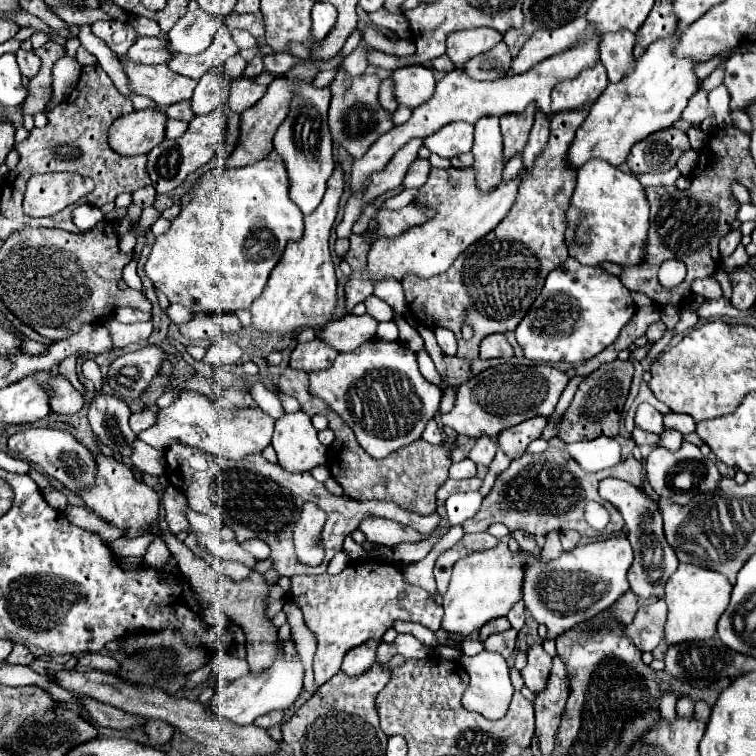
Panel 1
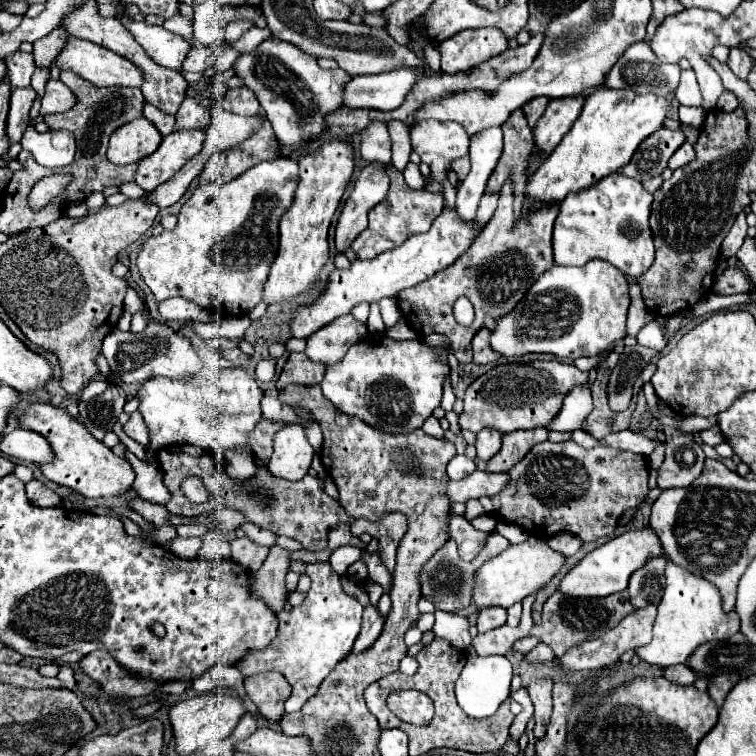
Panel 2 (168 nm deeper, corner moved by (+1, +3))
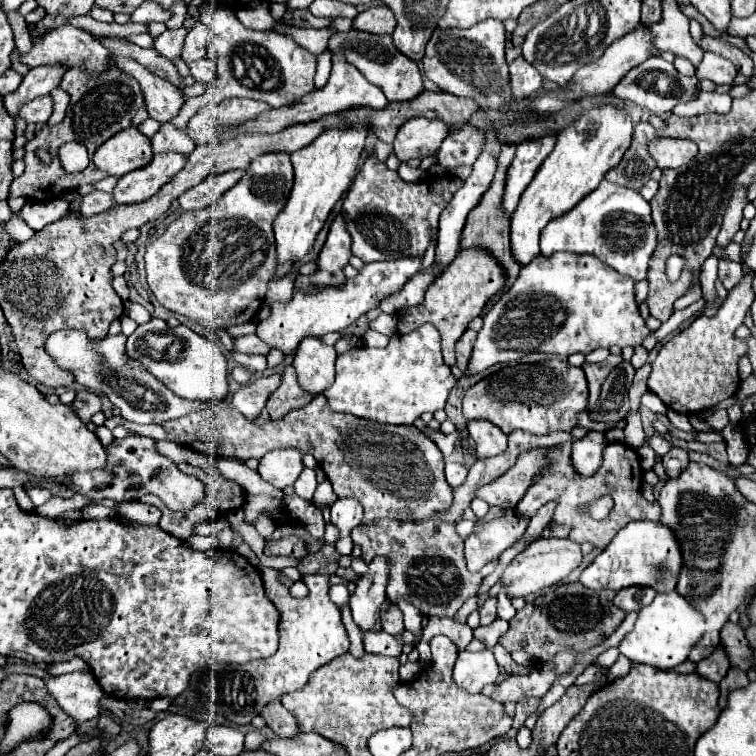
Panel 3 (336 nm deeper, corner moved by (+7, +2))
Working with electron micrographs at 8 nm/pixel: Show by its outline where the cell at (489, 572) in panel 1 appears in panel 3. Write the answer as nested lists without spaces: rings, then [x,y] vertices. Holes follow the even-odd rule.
[[[570,537],[566,539],[536,539],[532,541],[522,553],[518,553],[512,563],[506,567],[502,585],[508,589],[510,597],[526,597],[530,593],[538,593],[548,589],[562,579],[566,579],[580,563],[582,563],[582,549]]]

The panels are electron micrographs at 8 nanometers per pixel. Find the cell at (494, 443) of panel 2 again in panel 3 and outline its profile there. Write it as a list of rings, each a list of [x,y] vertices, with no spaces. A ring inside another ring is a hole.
[[[470,421],[468,433],[476,443],[480,459],[500,455],[508,447],[508,437],[502,431],[498,431],[498,427],[494,427],[490,421]]]

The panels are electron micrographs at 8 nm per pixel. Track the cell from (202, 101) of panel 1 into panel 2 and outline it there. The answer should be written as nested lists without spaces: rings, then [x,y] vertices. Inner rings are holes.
[[[186,96],[176,112],[176,128],[206,128],[208,122],[210,110],[194,96]]]

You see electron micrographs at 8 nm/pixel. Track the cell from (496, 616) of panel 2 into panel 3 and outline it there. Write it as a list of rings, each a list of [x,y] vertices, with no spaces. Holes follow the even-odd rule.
[[[488,597],[480,607],[480,625],[490,625],[496,619],[496,597]]]

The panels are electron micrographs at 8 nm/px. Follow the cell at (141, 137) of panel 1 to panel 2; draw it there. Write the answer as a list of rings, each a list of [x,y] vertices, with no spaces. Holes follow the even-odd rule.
[[[146,116],[136,118],[136,122],[126,122],[110,138],[108,160],[114,164],[132,164],[150,156],[162,142],[162,134],[156,130]]]

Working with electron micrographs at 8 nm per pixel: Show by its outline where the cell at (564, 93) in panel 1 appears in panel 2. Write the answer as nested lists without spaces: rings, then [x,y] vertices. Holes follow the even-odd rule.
[[[584,96],[572,98],[554,98],[550,100],[544,116],[538,120],[534,132],[534,142],[544,158],[560,144],[560,140],[570,132],[578,114],[582,112]]]

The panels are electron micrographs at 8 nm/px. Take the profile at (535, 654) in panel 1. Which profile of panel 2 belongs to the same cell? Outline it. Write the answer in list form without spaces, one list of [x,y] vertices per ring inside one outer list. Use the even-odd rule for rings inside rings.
[[[538,678],[528,686],[530,698],[534,702],[534,734],[536,738],[542,738],[546,732],[546,726],[550,722],[550,714],[552,714],[552,680],[550,678]]]

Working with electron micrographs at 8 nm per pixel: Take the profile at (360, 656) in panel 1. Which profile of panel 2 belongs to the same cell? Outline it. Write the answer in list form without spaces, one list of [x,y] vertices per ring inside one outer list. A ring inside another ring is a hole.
[[[366,606],[364,616],[362,616],[362,630],[360,630],[360,636],[356,638],[356,642],[352,646],[352,654],[360,654],[360,652],[368,650],[376,642],[376,638],[380,636],[382,626],[384,626],[384,620],[378,616],[376,608]]]

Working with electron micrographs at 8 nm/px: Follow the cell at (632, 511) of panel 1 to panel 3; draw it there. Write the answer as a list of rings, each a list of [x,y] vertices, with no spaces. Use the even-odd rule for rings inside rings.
[[[630,587],[630,589],[622,589],[622,591],[616,593],[614,605],[622,607],[626,613],[628,611],[640,611],[642,607],[650,605],[654,597],[656,597],[654,589],[648,589],[648,587]]]

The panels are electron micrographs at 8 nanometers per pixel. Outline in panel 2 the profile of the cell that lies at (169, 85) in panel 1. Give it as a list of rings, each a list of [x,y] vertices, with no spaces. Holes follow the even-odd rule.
[[[68,38],[64,50],[60,52],[60,56],[56,58],[56,64],[60,66],[60,70],[74,70],[76,74],[80,74],[82,78],[86,78],[88,82],[92,82],[94,86],[132,86],[132,88],[140,88],[144,84],[144,72],[134,64],[128,62],[128,58],[120,58],[120,54],[114,54],[108,48],[102,48],[98,44],[92,42],[84,42],[78,38]]]

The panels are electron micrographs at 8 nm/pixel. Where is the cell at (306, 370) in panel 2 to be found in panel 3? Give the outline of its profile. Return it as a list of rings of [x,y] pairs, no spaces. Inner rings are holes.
[[[288,365],[288,367],[284,367],[280,387],[270,395],[266,407],[268,407],[270,419],[282,419],[292,409],[298,409],[298,407],[304,407],[306,403],[310,403],[310,399],[312,399],[312,395],[308,395],[306,391],[300,389],[294,367]]]

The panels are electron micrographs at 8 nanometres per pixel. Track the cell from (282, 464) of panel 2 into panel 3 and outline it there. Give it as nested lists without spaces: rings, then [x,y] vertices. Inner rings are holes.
[[[296,449],[270,451],[260,459],[260,465],[258,465],[260,477],[278,489],[286,489],[294,485],[302,469],[304,469],[302,453]]]

